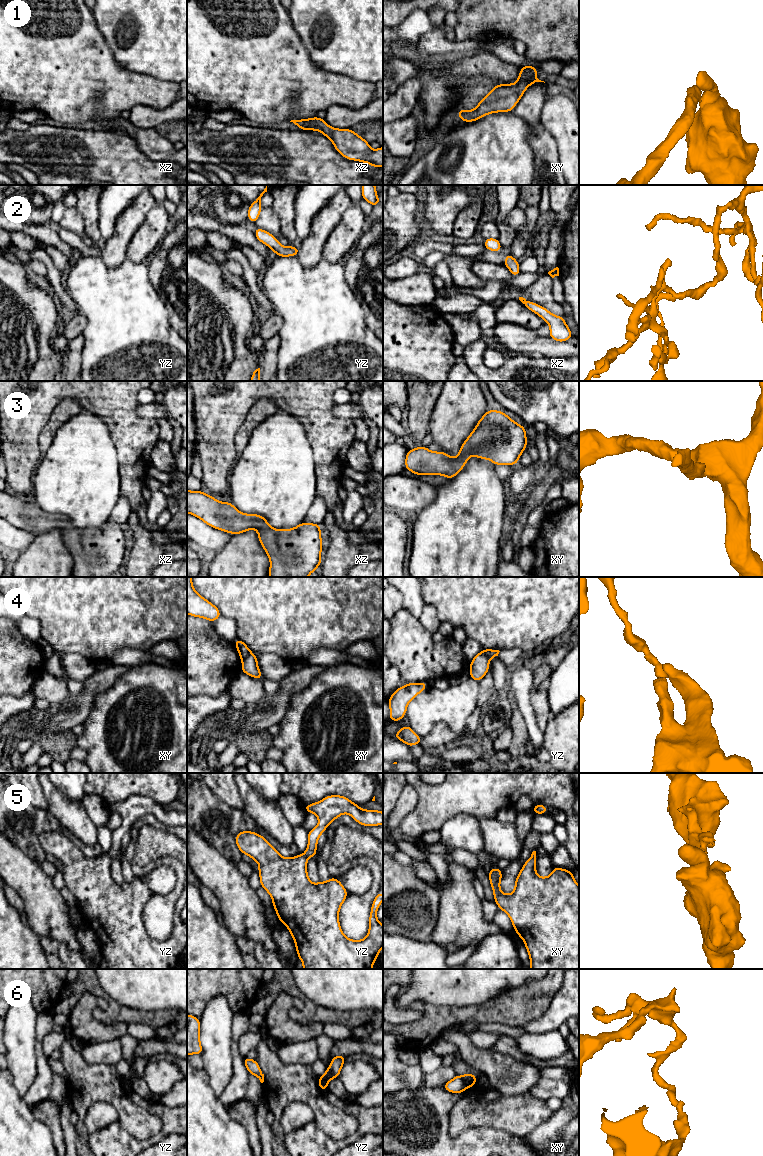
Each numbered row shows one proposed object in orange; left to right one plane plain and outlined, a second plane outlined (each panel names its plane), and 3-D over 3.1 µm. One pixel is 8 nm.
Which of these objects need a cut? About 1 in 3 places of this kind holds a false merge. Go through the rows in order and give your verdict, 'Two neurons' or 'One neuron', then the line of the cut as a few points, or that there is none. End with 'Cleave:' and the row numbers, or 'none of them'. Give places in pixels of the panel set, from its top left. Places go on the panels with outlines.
1: One neuron. No split
2: One neuron. No split
3: One neuron. No split
4: Two neurons. Split along xy (250, 652), (242, 659)
5: Two neurons. Split along yz (303, 855), (306, 858)
6: Two neurons. Split along xy (461, 1077), (466, 1087)
Cleave: 4, 5, 6

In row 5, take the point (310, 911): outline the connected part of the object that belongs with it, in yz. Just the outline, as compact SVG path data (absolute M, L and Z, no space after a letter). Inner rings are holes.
M242 831L235 838L238 849L259 864L260 884L271 896L278 920L282 921L290 931L297 950L298 958L303 962L303 969L372 969L373 963L383 947L383 926L376 913L383 901L383 894L378 892L370 910L369 932L362 940L350 940L342 932L339 923L339 910L348 892L340 880L330 877L327 882L313 884L307 875L307 858L298 854L293 858L283 858L267 839L252 831Z

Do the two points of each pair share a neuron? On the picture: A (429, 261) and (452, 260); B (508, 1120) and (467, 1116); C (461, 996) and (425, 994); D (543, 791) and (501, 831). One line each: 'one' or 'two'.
A: two
B: one
C: one
D: two

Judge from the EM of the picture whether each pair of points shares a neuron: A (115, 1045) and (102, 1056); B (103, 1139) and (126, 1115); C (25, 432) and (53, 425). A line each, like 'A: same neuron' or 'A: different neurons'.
A: same neuron
B: different neurons
C: different neurons

